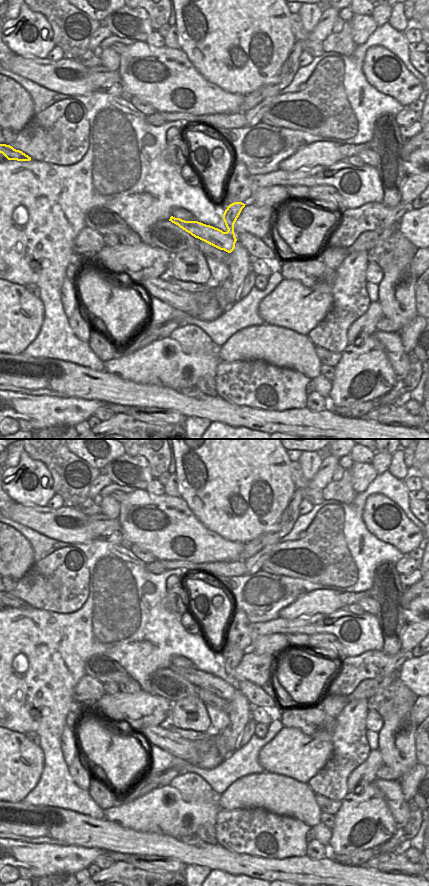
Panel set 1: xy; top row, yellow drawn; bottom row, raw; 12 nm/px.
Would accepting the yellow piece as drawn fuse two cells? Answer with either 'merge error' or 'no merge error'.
merge error

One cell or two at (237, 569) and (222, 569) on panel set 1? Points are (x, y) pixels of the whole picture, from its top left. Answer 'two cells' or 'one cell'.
one cell

